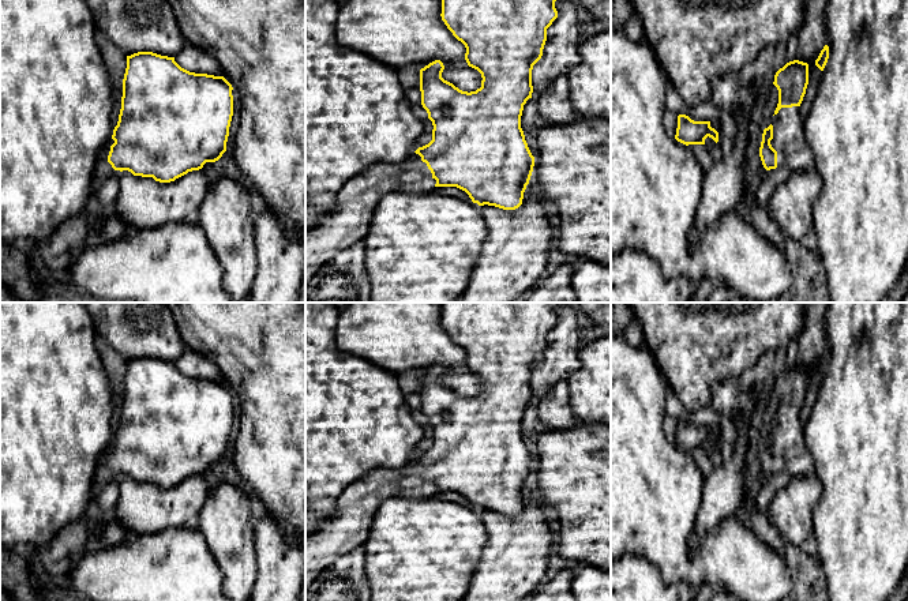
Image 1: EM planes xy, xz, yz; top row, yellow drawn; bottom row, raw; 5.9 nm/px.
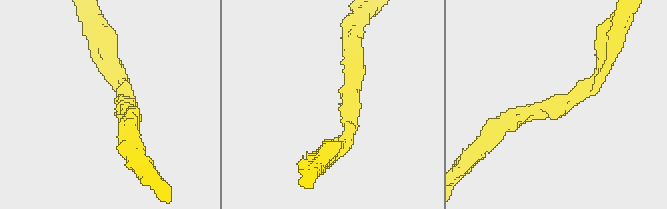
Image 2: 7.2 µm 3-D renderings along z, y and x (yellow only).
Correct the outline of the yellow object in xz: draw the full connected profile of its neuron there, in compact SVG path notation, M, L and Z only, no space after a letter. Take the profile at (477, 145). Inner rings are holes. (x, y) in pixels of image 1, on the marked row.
M442 0L442 20L465 48L469 67L481 74L481 87L462 91L442 78L444 65L435 60L420 70L421 105L432 121L432 140L398 164L378 162L344 184L334 200L333 211L316 225L305 229L305 290L316 273L334 256L368 234L374 210L390 192L428 194L435 187L457 187L465 191L479 206L495 206L515 210L522 204L529 184L534 157L521 128L524 105L532 98L532 70L541 59L547 41L547 29L558 18L556 0Z

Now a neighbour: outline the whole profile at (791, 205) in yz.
M817 170L792 173L776 187L768 203L768 213L780 230L800 241L813 226L813 209L822 189Z

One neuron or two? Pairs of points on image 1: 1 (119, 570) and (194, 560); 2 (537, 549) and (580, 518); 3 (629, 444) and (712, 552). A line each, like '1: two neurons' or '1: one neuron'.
1: one neuron
2: two neurons
3: one neuron

